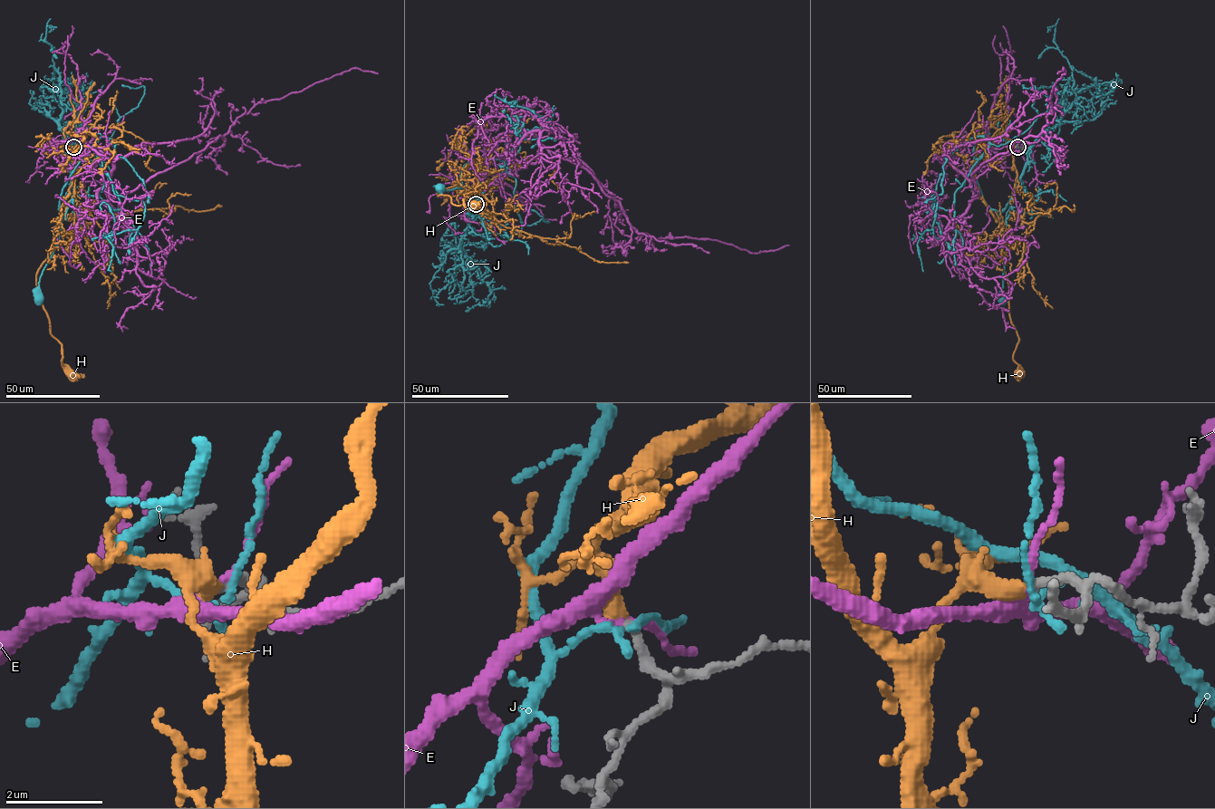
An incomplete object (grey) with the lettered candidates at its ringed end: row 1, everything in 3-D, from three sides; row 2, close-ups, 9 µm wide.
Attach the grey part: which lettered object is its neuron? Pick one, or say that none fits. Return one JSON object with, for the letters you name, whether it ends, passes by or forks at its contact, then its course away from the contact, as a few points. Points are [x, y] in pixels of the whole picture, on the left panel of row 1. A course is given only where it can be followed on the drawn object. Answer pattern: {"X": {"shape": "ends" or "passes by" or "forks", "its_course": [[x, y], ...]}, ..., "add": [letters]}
{"H": {"shape": "ends", "its_course": [[73, 147], [73, 197], [36, 275], [37, 299], [70, 371]]}, "add": ["H"]}

